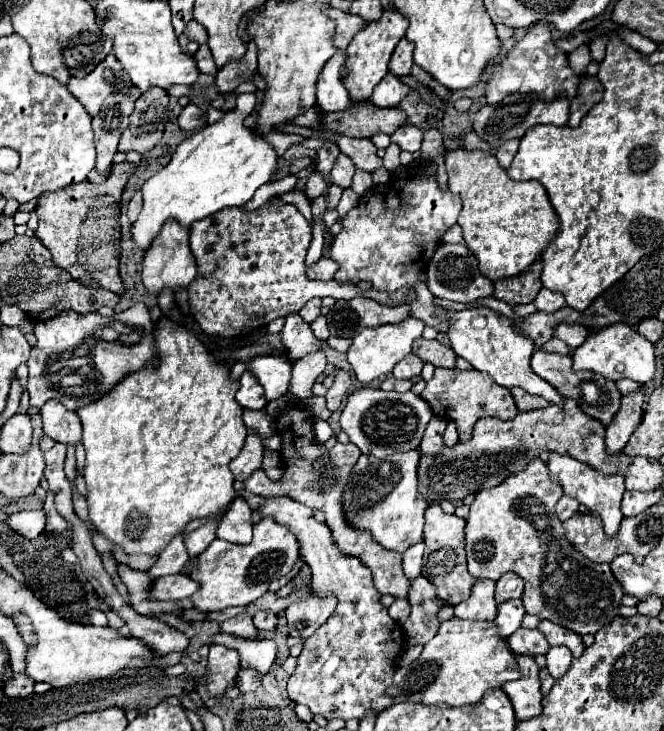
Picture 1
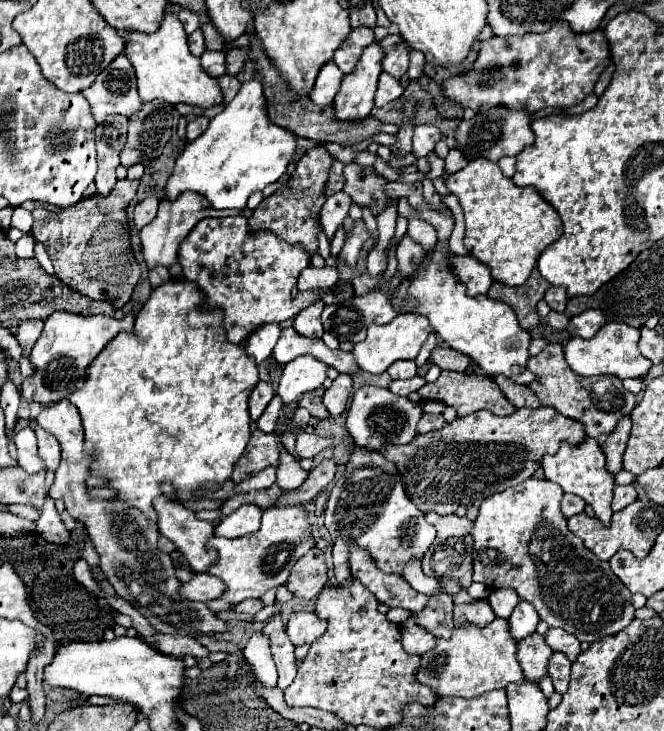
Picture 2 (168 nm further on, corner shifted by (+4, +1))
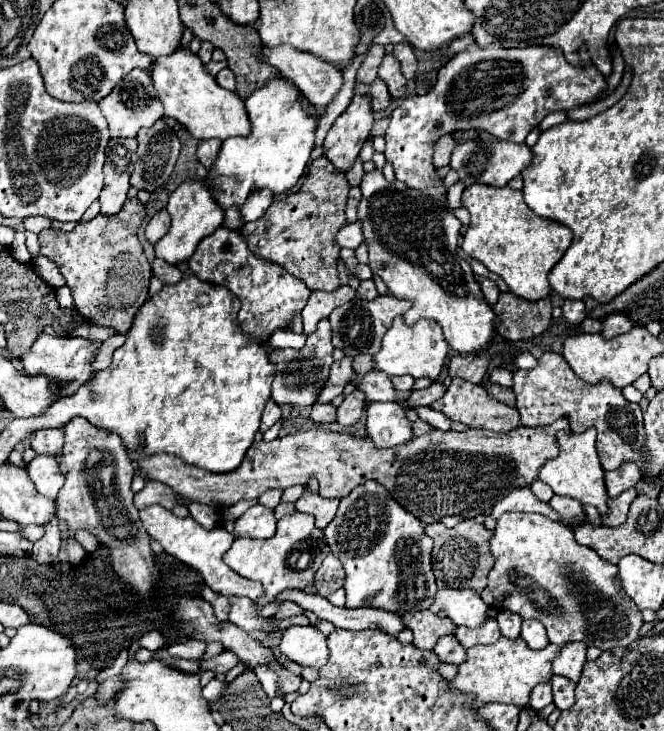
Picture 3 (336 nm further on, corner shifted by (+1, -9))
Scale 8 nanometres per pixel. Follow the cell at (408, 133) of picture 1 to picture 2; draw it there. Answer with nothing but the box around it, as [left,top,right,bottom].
[412,126,442,156]

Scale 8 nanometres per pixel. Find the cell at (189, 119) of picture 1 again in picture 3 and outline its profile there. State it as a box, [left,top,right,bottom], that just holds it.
[197,138,221,168]

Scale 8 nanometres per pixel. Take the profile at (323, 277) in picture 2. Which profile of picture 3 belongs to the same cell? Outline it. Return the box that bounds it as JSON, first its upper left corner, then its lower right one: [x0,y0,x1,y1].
[303,286,355,334]

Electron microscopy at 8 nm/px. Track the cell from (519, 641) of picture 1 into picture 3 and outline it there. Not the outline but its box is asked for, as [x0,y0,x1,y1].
[529,682,553,710]

